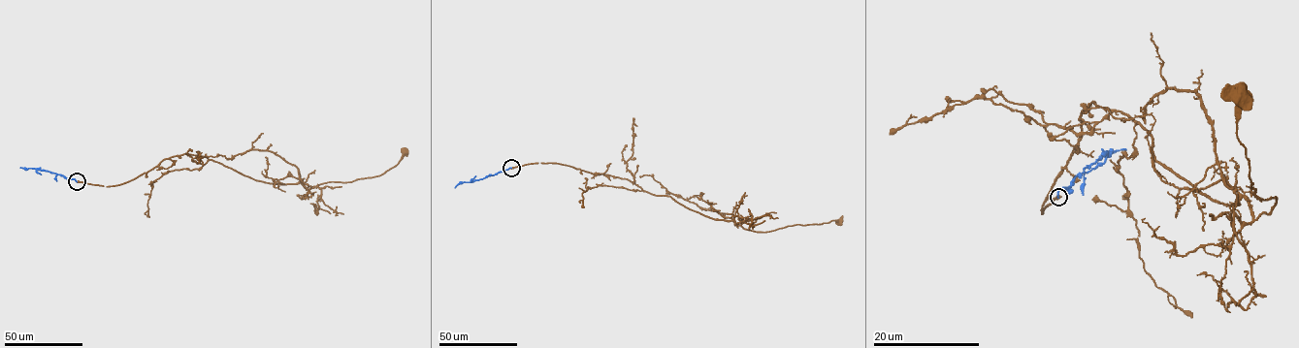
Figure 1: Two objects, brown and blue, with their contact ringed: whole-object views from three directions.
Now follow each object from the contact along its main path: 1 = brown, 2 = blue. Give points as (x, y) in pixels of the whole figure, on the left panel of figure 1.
1: (77, 181), (119, 185), (164, 159), (186, 153), (255, 180), (300, 181), (306, 188), (379, 175), (405, 151)
2: (77, 181), (48, 171), (19, 168)

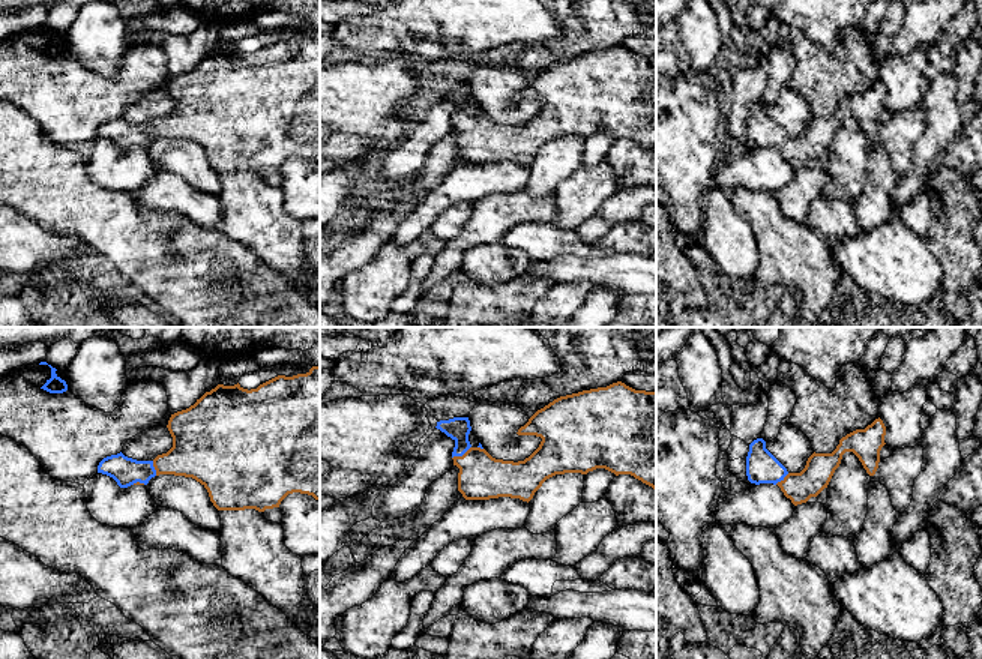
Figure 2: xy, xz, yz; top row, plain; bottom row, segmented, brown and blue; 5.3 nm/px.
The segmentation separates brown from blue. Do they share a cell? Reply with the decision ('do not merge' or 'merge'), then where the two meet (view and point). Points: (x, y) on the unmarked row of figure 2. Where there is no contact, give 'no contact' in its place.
merge; contact xz (463, 119)

